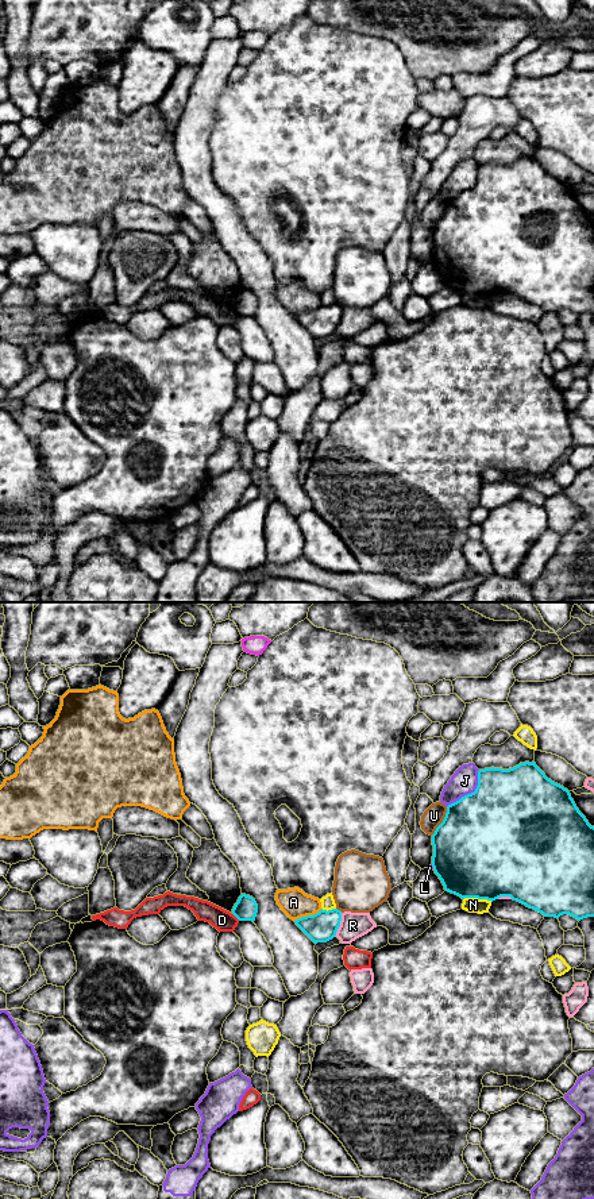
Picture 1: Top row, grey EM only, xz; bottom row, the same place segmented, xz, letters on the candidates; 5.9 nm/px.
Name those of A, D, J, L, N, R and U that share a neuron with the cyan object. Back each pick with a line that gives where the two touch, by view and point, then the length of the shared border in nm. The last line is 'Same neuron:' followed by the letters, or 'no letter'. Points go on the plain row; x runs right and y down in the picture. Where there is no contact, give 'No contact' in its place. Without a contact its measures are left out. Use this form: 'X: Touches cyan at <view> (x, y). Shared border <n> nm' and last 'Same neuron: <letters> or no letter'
Same neuron: no letter

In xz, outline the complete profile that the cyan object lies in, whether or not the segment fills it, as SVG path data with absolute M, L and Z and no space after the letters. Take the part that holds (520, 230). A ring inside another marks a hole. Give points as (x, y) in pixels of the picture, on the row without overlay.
M535 157L520 158L509 165L494 162L479 165L475 186L447 201L443 217L432 230L432 240L432 262L435 269L441 275L446 286L455 289L462 294L478 293L493 297L501 292L510 292L513 296L541 308L544 312L559 313L563 309L568 309L578 316L594 312L594 221L591 221L586 212L579 207L570 186L548 174Z

